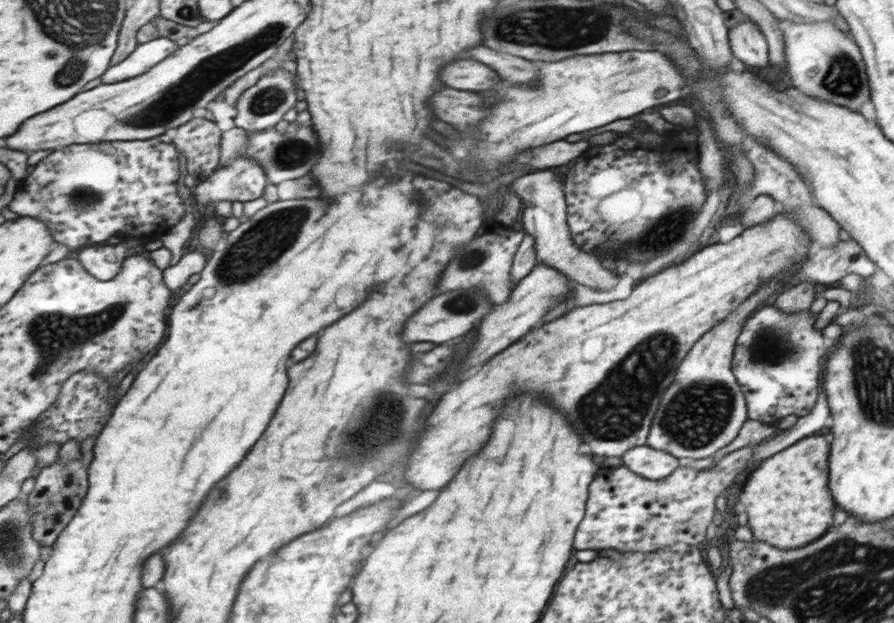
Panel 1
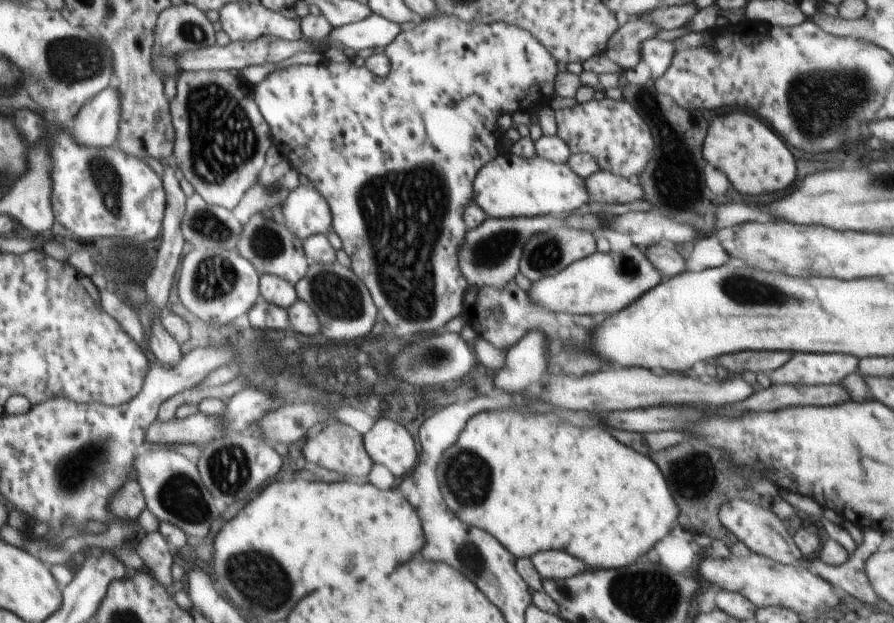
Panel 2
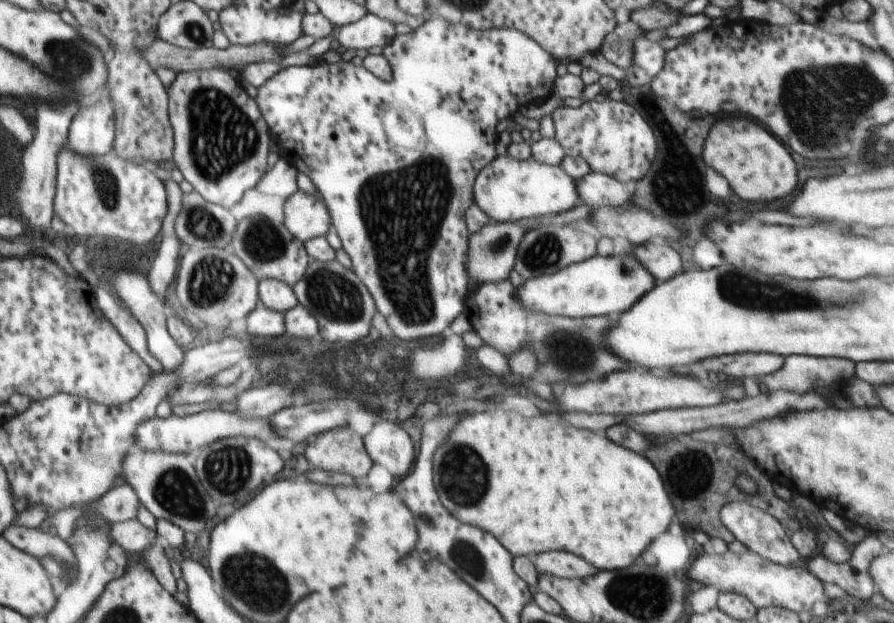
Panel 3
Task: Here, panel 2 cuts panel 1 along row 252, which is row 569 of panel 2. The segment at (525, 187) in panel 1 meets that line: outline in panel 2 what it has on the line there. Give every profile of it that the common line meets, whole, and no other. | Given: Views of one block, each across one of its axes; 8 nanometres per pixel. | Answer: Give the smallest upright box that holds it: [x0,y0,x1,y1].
[530,551,590,580]

